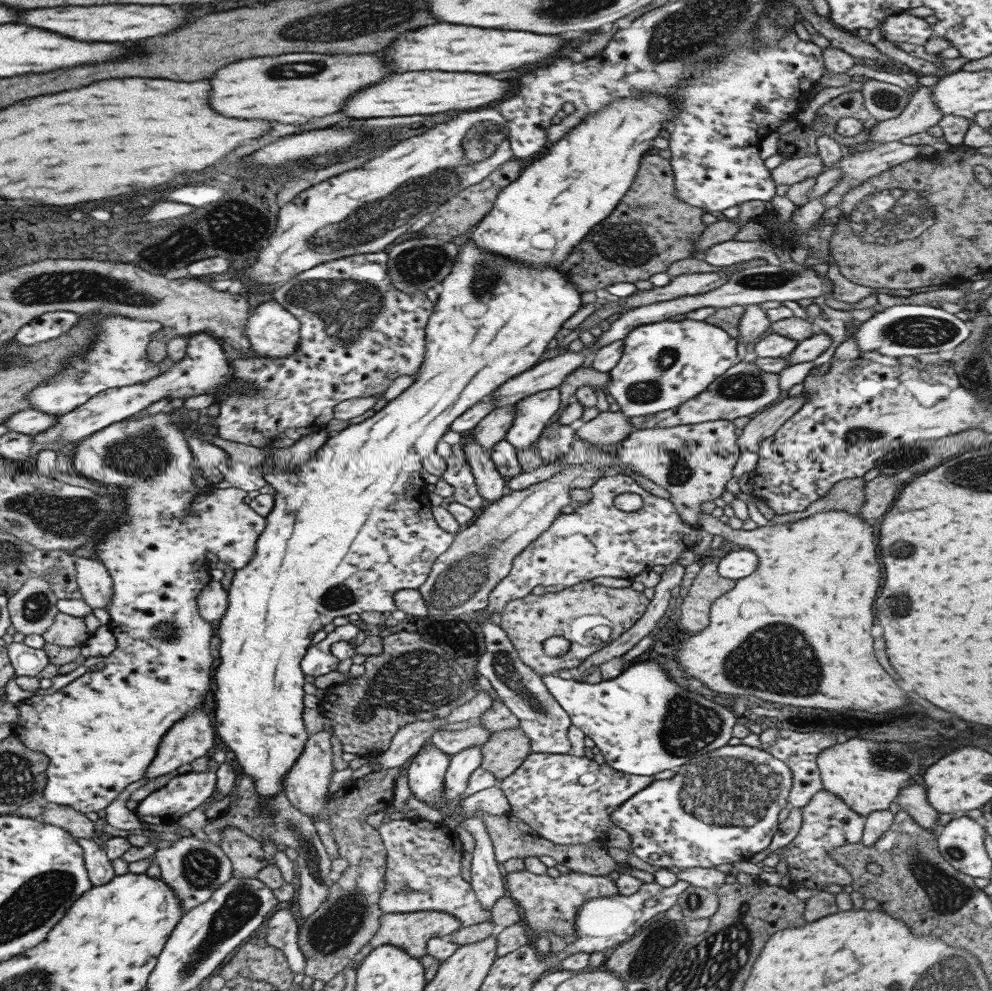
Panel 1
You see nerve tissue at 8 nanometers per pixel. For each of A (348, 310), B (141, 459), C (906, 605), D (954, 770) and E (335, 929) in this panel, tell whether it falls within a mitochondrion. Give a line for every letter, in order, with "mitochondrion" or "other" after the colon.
A: mitochondrion
B: mitochondrion
C: mitochondrion
D: other
E: mitochondrion

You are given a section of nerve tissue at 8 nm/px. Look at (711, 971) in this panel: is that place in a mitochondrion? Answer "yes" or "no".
yes

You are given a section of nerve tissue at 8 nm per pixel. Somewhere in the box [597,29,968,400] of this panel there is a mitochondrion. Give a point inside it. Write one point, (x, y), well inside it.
(913, 211)

